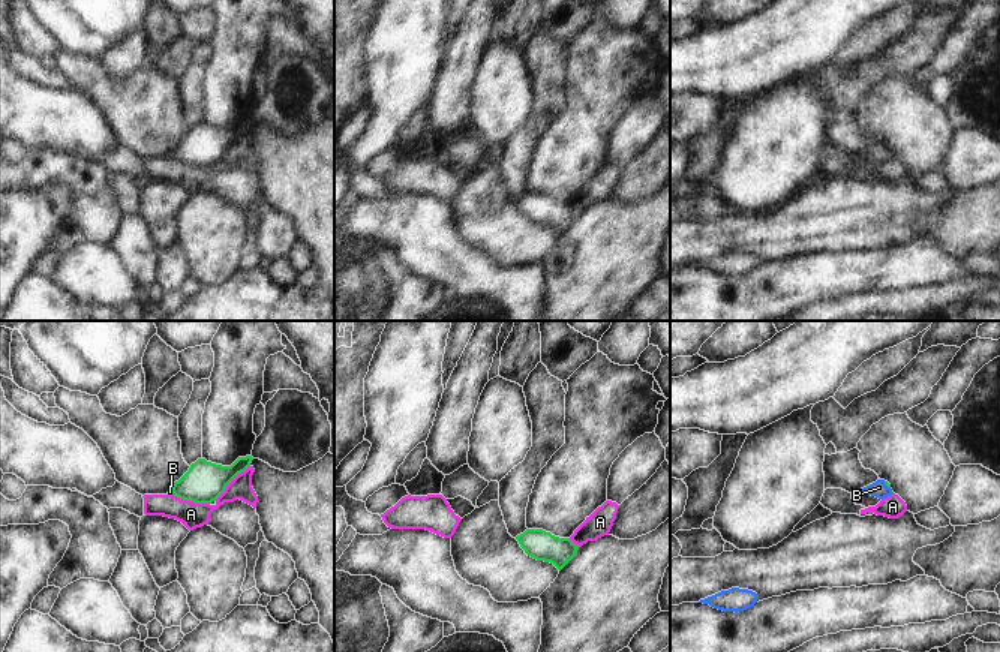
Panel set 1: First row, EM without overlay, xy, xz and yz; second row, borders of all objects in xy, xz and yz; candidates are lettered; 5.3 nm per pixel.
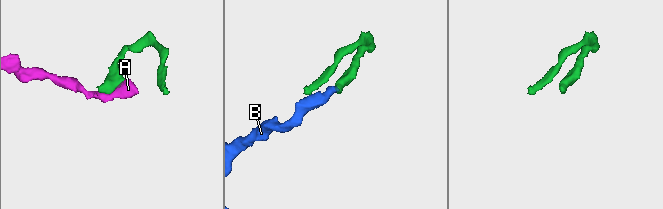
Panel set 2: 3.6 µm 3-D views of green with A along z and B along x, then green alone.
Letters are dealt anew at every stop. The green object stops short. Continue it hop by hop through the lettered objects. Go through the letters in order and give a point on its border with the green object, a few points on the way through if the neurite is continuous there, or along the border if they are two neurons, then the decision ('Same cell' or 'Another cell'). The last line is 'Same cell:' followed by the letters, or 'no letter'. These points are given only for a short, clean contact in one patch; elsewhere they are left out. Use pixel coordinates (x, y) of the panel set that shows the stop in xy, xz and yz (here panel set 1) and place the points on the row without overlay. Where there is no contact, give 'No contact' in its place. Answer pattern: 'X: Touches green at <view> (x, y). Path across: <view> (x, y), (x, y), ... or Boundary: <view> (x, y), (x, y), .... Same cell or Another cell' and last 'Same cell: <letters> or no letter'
A: Touches green at xy (231, 144). Boundary: xy (249, 129), (215, 164). Another cell
B: Touches green at yz (886, 149). Path across: yz (886, 147), (886, 149), (879, 153). Same cell
Same cell: B.

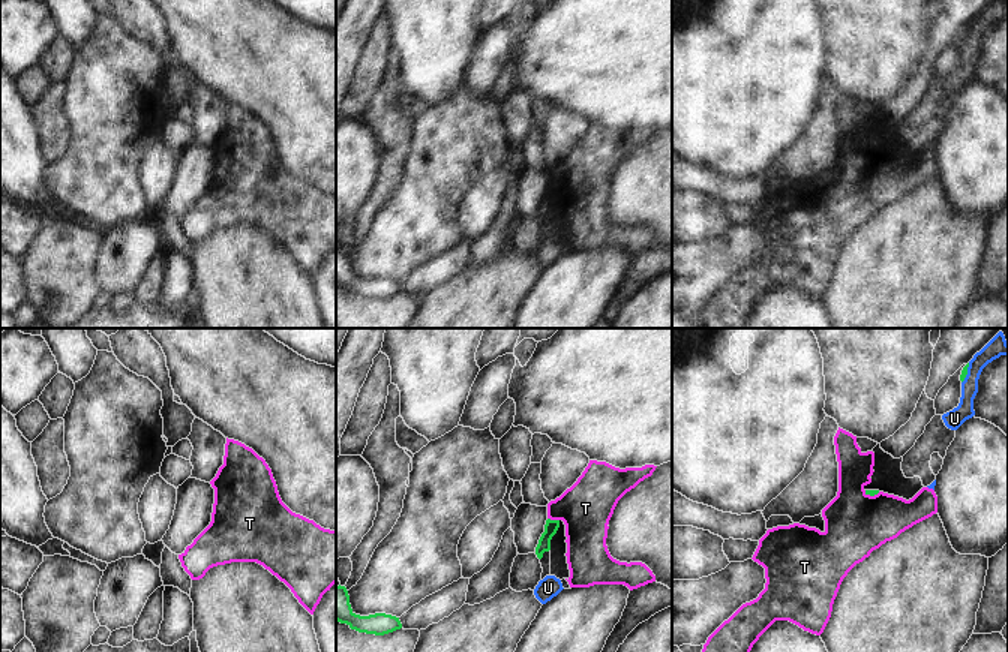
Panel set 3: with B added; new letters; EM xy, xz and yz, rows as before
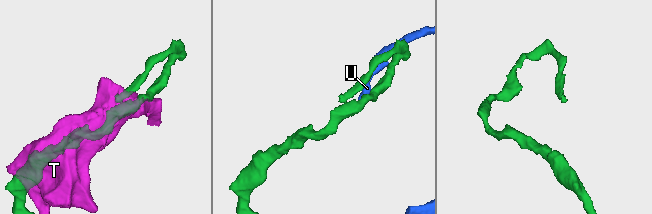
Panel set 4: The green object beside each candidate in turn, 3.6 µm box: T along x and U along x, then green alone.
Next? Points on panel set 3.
T: Touches green at xz (554, 185). Boundary: xz (548, 182), (558, 185). Another cell
U: Touches green at yz (966, 38). Another cell
Same cell: no letter.

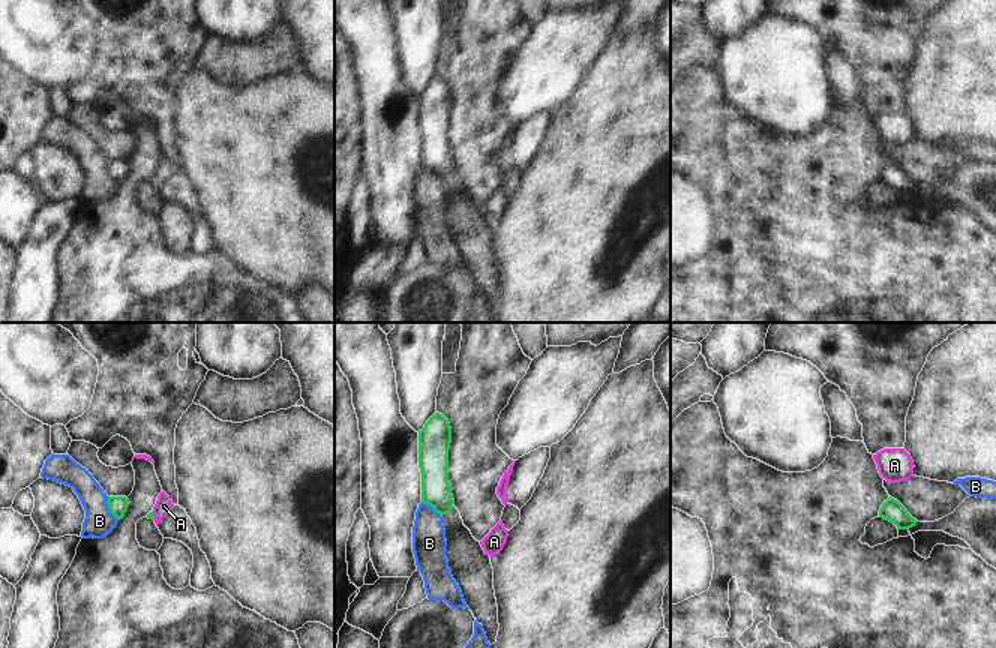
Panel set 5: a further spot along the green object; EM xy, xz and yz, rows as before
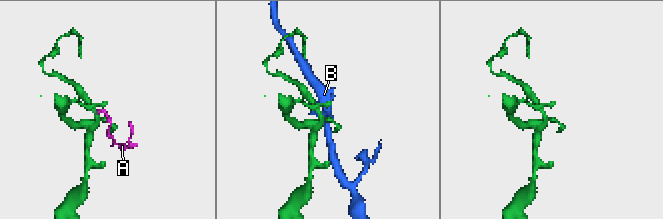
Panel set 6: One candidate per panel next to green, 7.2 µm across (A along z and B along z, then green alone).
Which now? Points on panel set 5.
A: Touches green at xy (153, 180). Boundary: xy (152, 176), (153, 183). Another cell
B: Touches green at xy (110, 173). Another cell
Same cell: no letter.

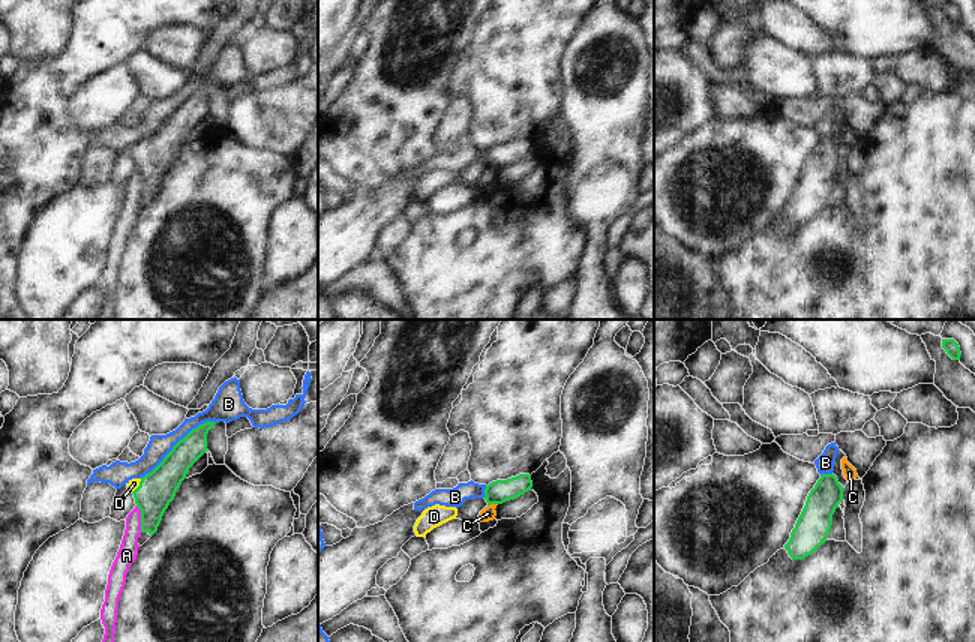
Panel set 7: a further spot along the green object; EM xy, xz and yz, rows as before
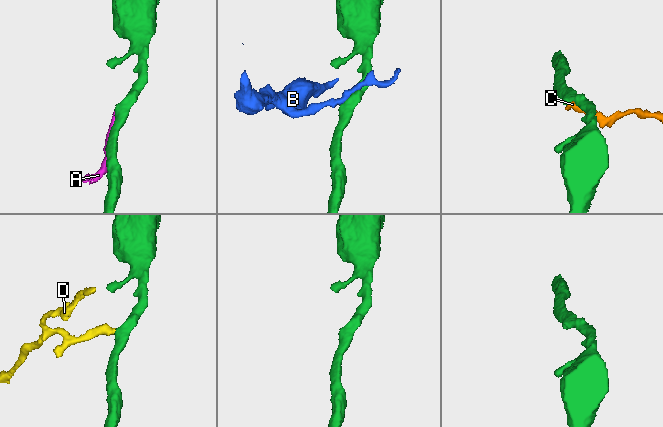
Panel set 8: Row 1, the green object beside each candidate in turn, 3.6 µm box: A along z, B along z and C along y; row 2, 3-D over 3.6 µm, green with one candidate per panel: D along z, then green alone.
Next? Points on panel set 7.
A: Touches green at xy (141, 183). Another cell
B: Touches green at xy (177, 107). Another cell
C: Touches green at xz (492, 167). Boundary: xz (497, 167), (488, 170). Another cell
D: Touches green at xy (138, 150). Path across: xy (156, 153), (138, 150), (134, 147). Same cell
Same cell: D.

